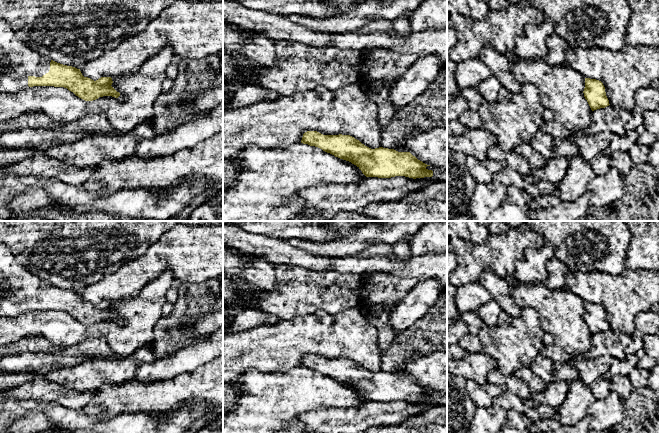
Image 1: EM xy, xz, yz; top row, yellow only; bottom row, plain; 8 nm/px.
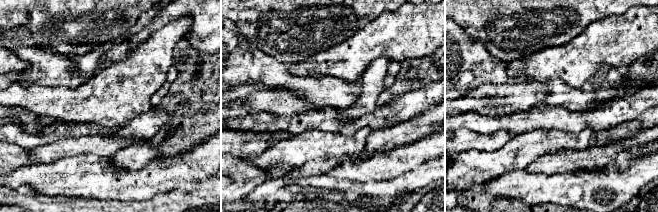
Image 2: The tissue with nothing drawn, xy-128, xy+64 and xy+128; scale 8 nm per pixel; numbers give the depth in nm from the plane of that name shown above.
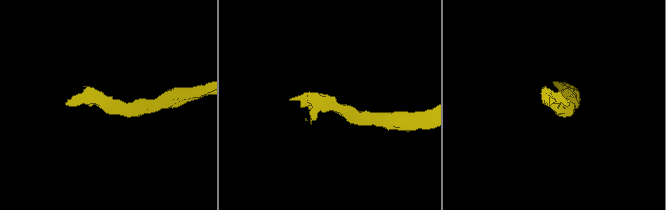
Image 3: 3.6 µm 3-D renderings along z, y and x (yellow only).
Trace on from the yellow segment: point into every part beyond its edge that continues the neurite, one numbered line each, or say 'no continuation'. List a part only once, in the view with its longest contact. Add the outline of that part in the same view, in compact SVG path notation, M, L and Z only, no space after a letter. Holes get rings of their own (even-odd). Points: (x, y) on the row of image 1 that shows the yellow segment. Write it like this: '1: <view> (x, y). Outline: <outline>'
1: xy (23, 61). Outline: M0 20L0 65L8 64L7 70L0 72L0 93L14 94L28 88L28 77L42 77L50 70L51 59L32 50L22 40L18 39L11 26Z

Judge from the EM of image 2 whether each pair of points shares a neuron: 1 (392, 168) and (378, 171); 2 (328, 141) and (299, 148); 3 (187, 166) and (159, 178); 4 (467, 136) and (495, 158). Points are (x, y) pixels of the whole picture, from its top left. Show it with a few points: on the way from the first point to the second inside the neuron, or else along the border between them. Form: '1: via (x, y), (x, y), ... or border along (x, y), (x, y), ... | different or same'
1: via (389, 168), (381, 168) | same
2: via (321, 144), (313, 144), (306, 147) | same
3: via (180, 173), (166, 173) | same
4: border along (507, 141), (492, 150), (465, 150), (462, 152) | different

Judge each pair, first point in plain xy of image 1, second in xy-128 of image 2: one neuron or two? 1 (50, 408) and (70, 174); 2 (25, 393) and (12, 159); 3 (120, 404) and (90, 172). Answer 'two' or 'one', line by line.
1: two
2: one
3: one

